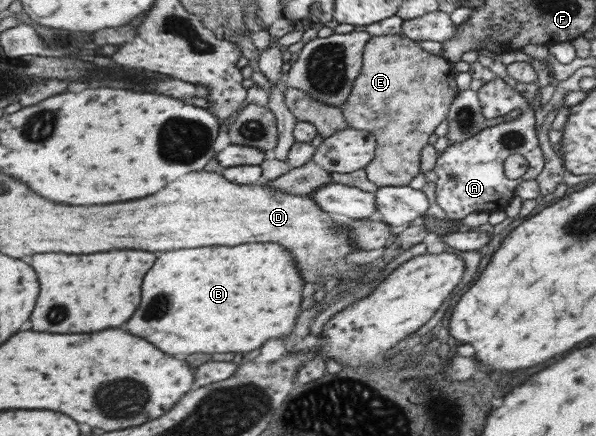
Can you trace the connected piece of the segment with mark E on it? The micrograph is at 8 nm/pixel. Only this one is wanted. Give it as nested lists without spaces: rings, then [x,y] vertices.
[[[402,34],[372,36],[365,45],[363,59],[363,69],[354,83],[352,93],[346,103],[341,105],[344,118],[348,120],[350,128],[366,130],[377,137],[377,156],[372,164],[365,167],[368,179],[378,187],[408,186],[421,172],[423,149],[438,125],[448,118],[448,111],[460,92],[452,73],[452,63],[443,56],[424,51],[413,39]]]

